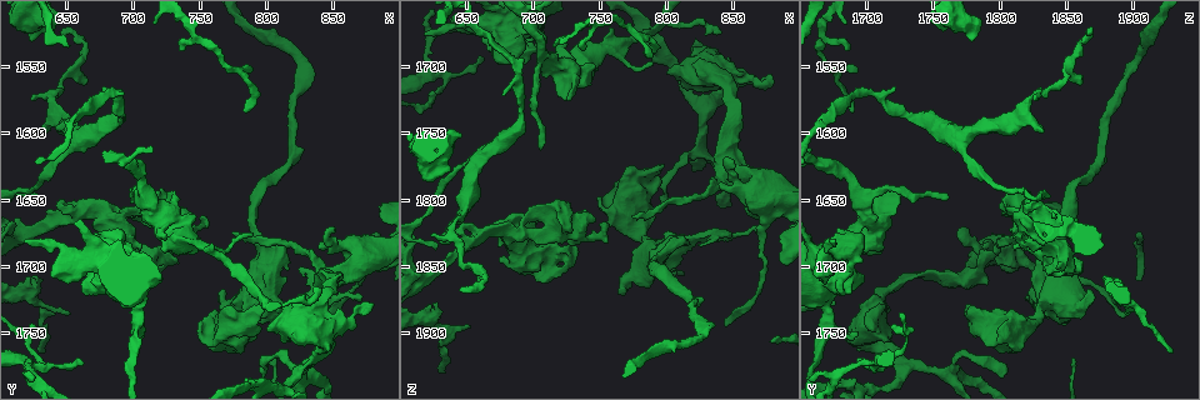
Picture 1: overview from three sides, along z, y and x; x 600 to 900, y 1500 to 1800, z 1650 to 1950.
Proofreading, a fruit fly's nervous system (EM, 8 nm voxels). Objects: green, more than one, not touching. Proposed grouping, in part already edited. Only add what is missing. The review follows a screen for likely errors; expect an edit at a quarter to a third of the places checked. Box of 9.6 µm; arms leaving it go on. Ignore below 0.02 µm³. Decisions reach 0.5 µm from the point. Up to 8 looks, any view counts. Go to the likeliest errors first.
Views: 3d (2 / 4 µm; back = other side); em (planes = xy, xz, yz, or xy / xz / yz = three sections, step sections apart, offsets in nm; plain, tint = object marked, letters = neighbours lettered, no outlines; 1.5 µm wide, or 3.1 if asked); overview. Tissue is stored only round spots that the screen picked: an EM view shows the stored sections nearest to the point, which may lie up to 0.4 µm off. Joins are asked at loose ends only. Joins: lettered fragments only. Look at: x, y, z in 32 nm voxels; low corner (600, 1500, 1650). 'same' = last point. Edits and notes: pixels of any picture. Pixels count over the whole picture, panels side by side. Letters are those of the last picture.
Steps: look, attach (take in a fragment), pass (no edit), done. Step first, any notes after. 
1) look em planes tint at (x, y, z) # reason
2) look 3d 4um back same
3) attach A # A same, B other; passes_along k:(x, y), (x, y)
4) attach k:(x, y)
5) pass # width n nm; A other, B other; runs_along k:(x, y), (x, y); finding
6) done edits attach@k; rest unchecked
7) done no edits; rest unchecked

look em planes letters at (660, 1774, 1694) # an open end

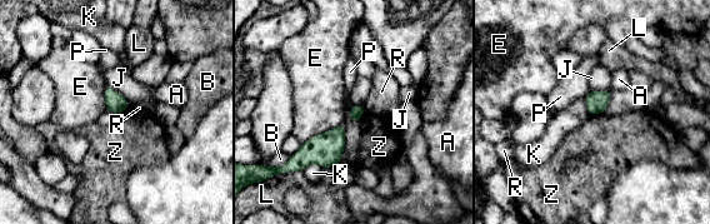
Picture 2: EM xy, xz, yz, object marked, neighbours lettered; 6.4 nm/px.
pass # A other, B other, E other, J other, K other, L other, P other, R other, Z other; border 2:(126, 106), (115, 115); no lettered fragment goes on from it

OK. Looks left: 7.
look em planes letters at (704, 1648, 1764) # branch stops here

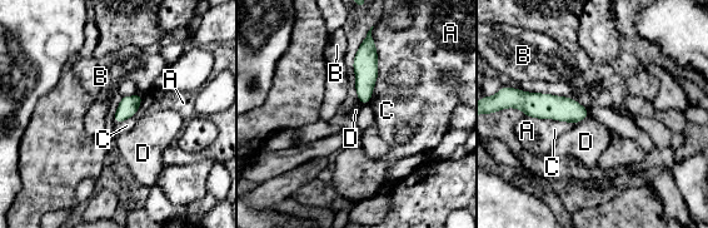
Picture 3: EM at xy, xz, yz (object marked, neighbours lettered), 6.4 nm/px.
pass # longest_contact C 340 nm; A other, B other, C other, D other; border 3:(588, 114), (576, 124); none of them fits

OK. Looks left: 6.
look 3d 2um at (834, 1716, 1676) # free end

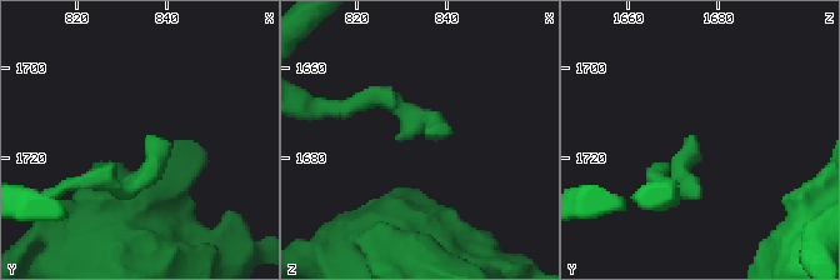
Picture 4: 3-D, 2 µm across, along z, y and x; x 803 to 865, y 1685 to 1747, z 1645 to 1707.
look em planes tint at (837, 1715, 1674) # need the tissue

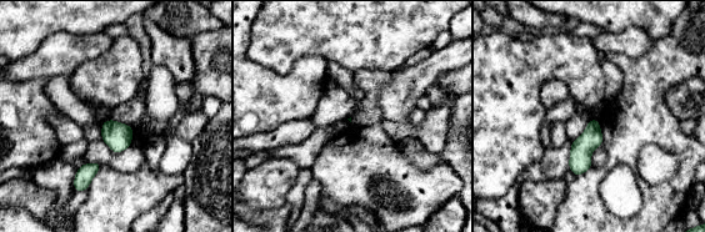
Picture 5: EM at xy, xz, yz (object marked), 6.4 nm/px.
look em planes letters same

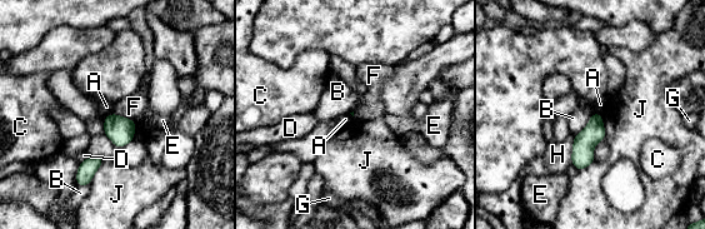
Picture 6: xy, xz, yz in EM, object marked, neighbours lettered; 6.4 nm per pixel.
pass # longest_contact B 200 nm; A other, B other, C other, D other, E other, F other, G other, H other, J other; border 6:(113, 113), (134, 120); none of them fits

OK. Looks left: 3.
done no edits; rest unchecked

